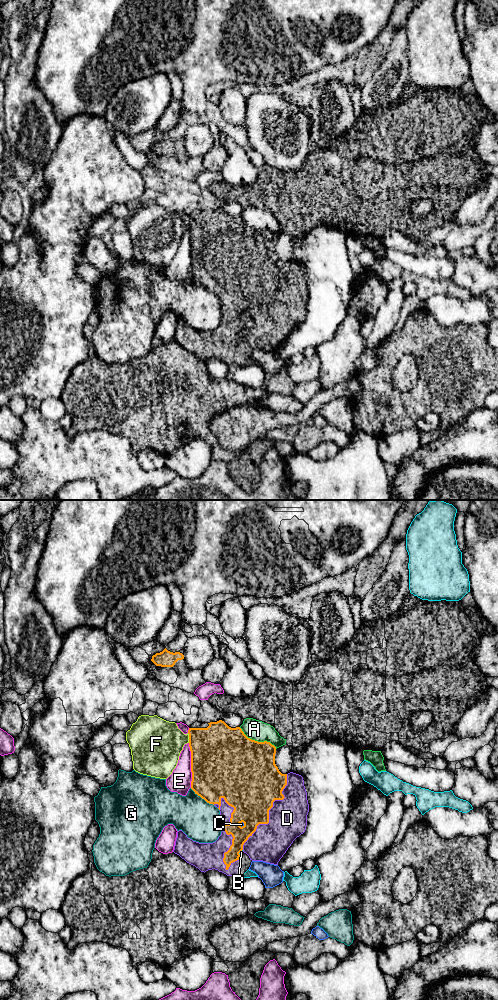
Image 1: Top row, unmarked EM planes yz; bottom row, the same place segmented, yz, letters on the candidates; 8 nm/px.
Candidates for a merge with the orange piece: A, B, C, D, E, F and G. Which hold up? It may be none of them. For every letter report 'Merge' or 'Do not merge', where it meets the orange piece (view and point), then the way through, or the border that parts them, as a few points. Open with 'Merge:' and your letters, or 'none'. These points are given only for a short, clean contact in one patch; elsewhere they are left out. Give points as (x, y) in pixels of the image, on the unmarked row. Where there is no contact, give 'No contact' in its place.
Merge: D
A: Do not merge. Touches orange at yz (257, 229)
B: Do not merge. Touches orange at yz (240, 339). Boundary: yz (242, 337), (239, 342)
C: Do not merge. Touches orange at yz (239, 312). Boundary: yz (242, 309), (241, 315)
D: Merge. Touches orange at yz (268, 300)
E: Do not merge. Touches orange at yz (191, 253)
F: Do not merge. Touches orange at yz (189, 226)
G: Do not merge. Touches orange at yz (202, 286)

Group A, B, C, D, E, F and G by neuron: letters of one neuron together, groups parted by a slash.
A / B / C / D / E / F / G

